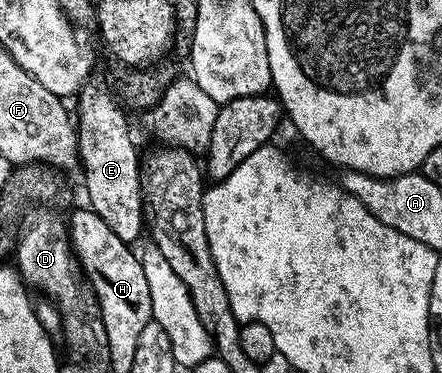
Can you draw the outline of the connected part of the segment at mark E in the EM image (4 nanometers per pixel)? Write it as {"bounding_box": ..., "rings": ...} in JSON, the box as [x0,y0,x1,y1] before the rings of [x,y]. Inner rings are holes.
{"bounding_box":[76,81,144,245],"rings":[[[95,81],[87,82],[86,86],[83,87],[82,90],[79,91],[76,96],[76,102],[78,102],[78,115],[76,111],[76,130],[78,132],[78,156],[80,158],[81,170],[83,169],[86,170],[86,195],[88,198],[90,198],[90,203],[88,203],[88,207],[89,207],[89,210],[95,211],[101,217],[101,219],[104,221],[104,225],[108,225],[108,229],[112,229],[112,233],[116,233],[116,237],[120,237],[120,241],[124,241],[125,243],[134,245],[134,244],[137,244],[136,242],[137,239],[140,238],[141,235],[144,235],[144,216],[142,213],[142,173],[143,173],[144,167],[143,167],[143,164],[140,162],[140,155],[138,159],[138,147],[136,144],[134,144],[133,137],[130,136],[130,123],[128,120],[126,120],[126,116],[128,116],[127,112],[123,110],[123,108],[120,106],[119,100],[114,97],[109,86],[103,85],[103,87],[101,87],[100,84],[94,83],[94,82]]]}

